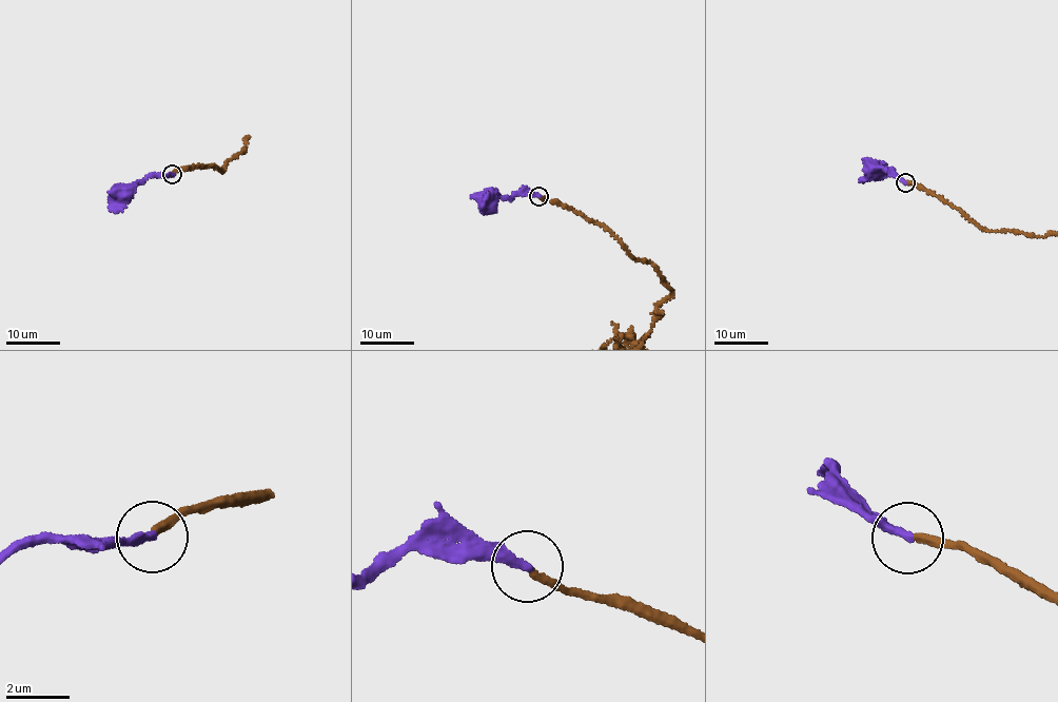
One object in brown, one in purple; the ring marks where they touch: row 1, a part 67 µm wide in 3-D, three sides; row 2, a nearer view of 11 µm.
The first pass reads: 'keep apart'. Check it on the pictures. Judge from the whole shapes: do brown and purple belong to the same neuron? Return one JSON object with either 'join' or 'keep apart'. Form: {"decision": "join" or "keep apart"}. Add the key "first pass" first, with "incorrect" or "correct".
{"first pass": "incorrect", "decision": "join"}

